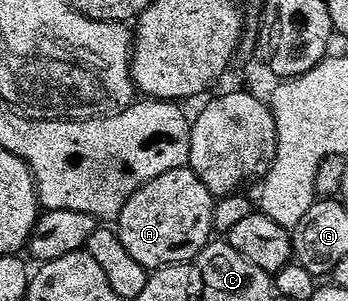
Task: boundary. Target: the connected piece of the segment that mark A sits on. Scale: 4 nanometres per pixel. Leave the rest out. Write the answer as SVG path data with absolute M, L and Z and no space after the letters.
M190 167L165 171L165 175L157 175L157 179L149 179L149 183L133 191L113 228L125 251L148 271L162 265L191 263L212 240L215 202L216 198Z

